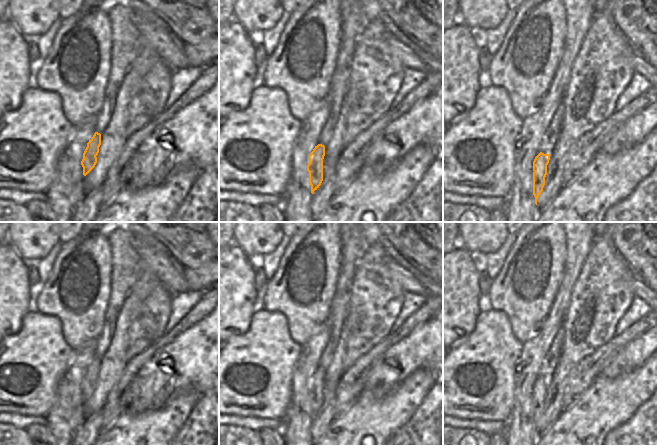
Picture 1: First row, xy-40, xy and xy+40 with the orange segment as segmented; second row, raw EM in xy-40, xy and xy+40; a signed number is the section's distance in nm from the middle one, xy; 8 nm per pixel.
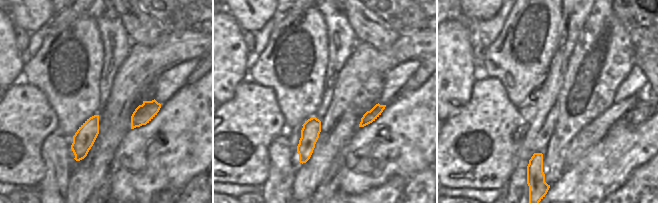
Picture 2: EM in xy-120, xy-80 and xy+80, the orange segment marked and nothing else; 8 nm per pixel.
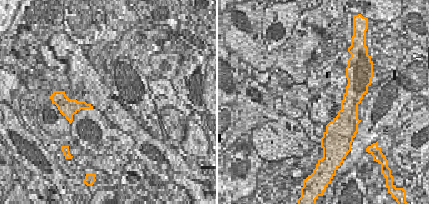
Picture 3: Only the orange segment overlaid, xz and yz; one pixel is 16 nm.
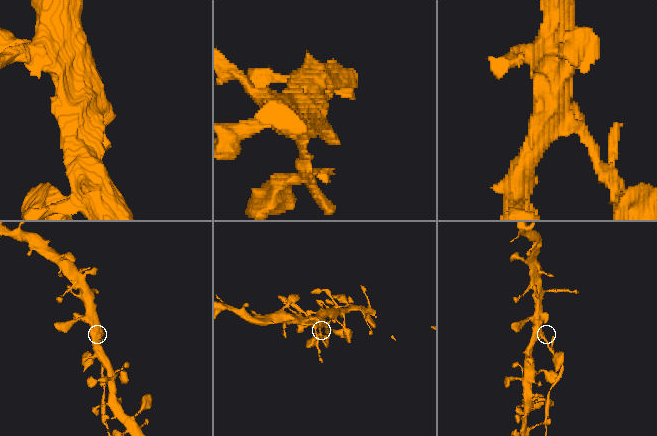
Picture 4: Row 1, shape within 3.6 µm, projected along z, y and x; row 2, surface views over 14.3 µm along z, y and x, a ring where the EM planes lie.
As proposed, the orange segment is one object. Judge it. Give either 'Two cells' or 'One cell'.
Two cells.

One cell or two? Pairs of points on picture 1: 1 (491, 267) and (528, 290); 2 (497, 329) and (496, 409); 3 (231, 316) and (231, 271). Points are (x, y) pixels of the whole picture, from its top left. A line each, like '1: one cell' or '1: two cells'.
1: two cells
2: one cell
3: one cell

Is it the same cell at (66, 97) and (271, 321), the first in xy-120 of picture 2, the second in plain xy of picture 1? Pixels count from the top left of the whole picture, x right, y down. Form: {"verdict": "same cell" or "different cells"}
{"verdict": "different cells"}

